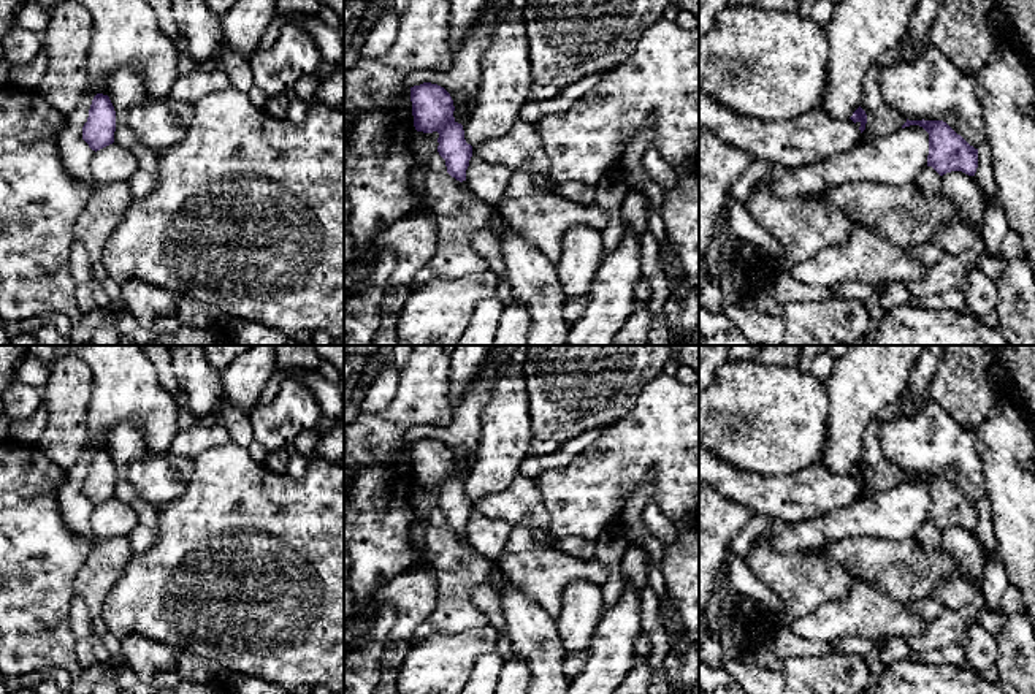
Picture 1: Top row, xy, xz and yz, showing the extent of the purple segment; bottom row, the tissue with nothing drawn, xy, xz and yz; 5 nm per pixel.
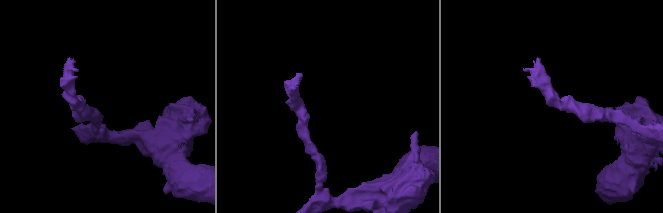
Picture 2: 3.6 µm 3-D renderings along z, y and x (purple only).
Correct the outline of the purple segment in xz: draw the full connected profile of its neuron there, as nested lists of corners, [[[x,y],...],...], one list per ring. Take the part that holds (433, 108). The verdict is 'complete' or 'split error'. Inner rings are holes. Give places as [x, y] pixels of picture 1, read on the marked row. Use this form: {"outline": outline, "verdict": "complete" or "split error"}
{"outline": [[[431,82],[411,87],[414,127],[417,132],[437,132],[437,152],[445,160],[447,173],[456,181],[466,181],[472,146],[464,139],[463,125],[453,117],[450,93]]], "verdict": "complete"}

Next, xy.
{"outline": [[[97,93],[92,100],[82,139],[92,151],[100,151],[114,143],[116,111],[108,95]]], "verdict": "complete"}

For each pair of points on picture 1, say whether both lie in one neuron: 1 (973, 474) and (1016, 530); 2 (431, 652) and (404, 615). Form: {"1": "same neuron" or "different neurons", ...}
{"1": "different neurons", "2": "different neurons"}

